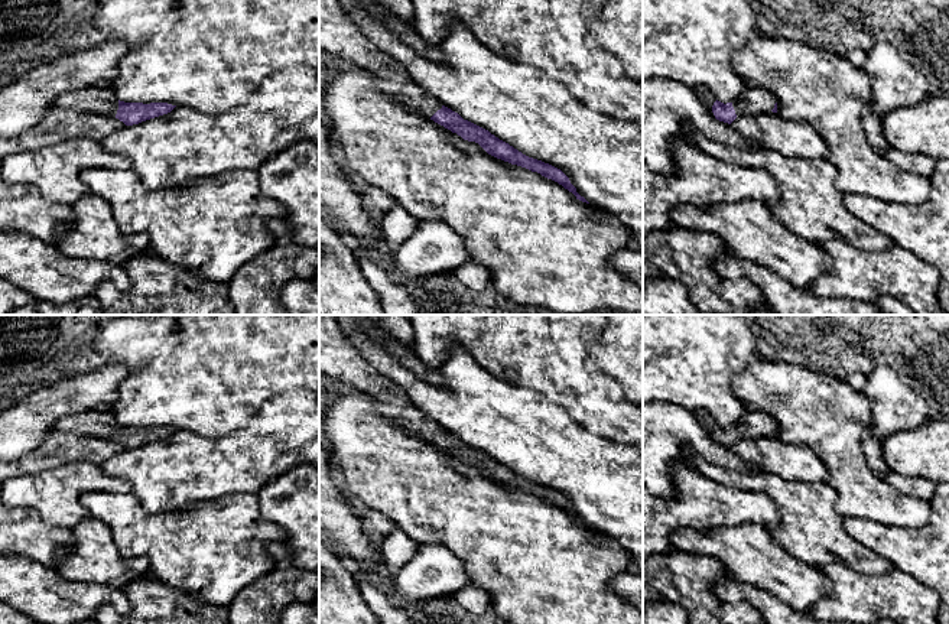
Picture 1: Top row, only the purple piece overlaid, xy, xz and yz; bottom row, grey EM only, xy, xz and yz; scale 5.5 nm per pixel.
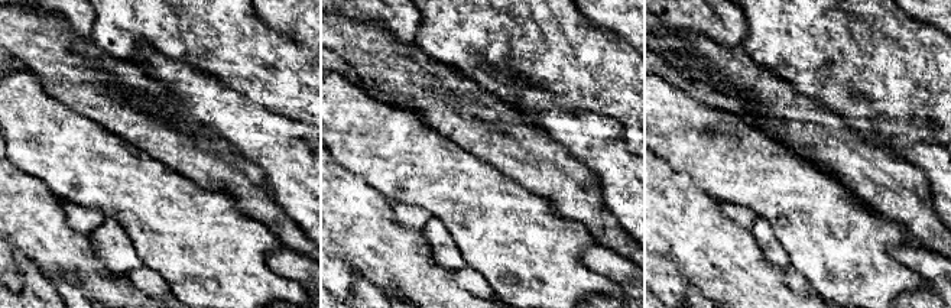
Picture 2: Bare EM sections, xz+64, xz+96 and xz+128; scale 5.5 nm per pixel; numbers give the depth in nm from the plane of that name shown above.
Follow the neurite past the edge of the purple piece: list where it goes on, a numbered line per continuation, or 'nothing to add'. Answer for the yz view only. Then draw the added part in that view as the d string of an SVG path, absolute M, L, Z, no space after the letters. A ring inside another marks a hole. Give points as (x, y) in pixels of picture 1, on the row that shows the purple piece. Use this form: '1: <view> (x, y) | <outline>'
1: yz (754, 100) | M747 87L741 97L732 101L737 117L770 113L777 103L776 97L764 88Z

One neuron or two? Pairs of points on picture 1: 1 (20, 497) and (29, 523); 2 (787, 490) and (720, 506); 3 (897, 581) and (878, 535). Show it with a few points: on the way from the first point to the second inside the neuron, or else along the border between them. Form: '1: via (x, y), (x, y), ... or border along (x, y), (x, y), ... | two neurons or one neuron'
1: border along (15, 506), (31, 506), (52, 526) | two neurons
2: border along (733, 487), (764, 493), (776, 507), (780, 522) | two neurons
3: border along (896, 568), (912, 574), (926, 585) | two neurons

